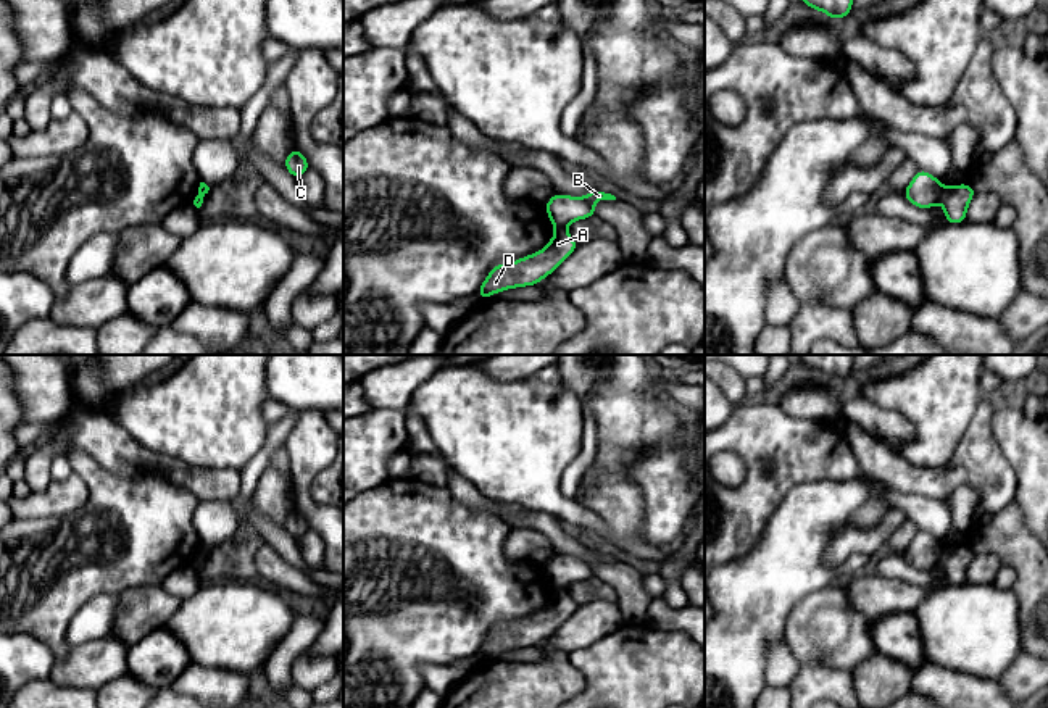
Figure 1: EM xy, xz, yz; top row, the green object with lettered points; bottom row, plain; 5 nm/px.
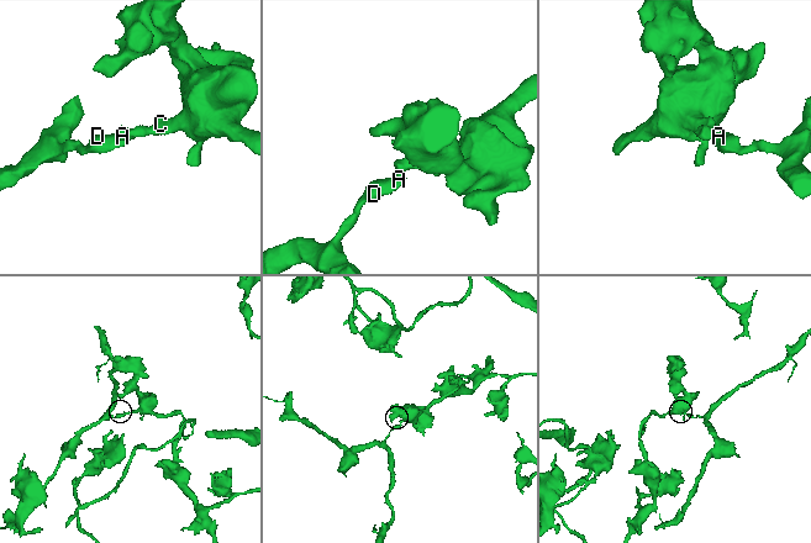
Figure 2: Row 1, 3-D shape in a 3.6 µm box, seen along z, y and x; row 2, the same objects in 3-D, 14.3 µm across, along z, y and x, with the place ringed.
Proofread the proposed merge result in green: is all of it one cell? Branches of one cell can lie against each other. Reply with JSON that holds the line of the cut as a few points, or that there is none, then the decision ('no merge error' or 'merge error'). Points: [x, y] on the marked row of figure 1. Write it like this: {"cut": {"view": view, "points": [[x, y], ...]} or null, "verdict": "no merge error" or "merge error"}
{"cut": {"view": "yz", "points": [[945, 187], [939, 200]]}, "verdict": "merge error"}

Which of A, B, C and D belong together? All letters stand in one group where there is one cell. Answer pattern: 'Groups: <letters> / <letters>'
Groups: A D / B C

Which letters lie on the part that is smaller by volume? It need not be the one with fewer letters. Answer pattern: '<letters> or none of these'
A, D

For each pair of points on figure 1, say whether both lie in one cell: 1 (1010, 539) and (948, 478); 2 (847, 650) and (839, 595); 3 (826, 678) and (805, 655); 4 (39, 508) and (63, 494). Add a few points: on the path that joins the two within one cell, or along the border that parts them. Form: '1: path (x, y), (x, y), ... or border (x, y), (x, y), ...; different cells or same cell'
1: border (1013, 499), (979, 526); different cells
2: path (819, 657), (800, 639), (800, 616), (811, 605); same cell
3: border (802, 663), (824, 663), (850, 671); different cells
4: path (45, 503), (57, 500); same cell

